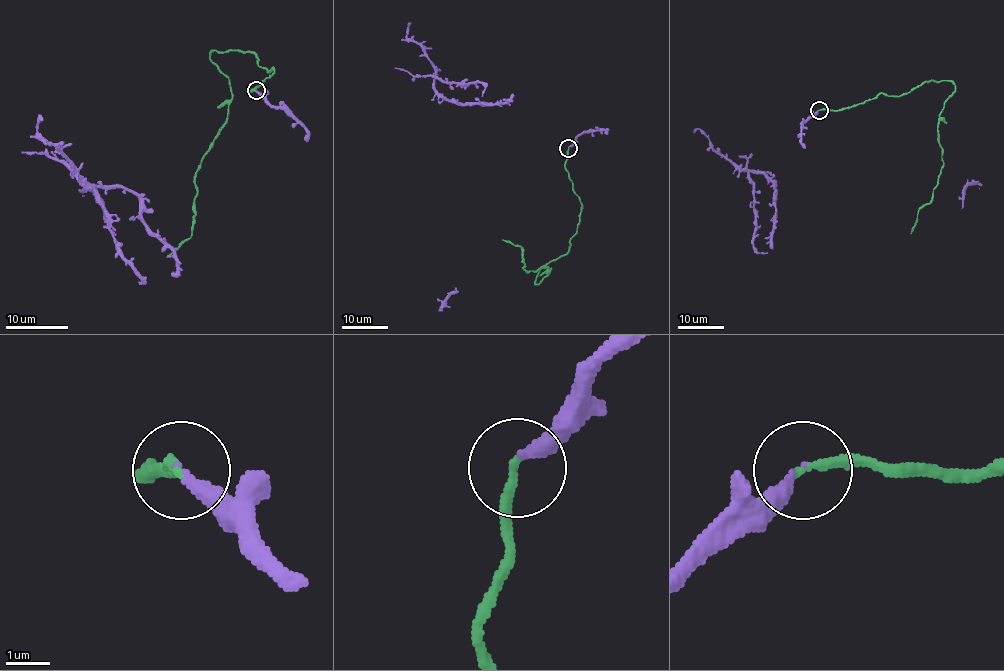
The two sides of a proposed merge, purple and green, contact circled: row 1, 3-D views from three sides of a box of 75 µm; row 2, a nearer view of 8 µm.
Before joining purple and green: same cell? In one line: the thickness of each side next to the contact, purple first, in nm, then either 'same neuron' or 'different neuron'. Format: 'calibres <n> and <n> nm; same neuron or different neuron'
calibres 200 and 220 nm; different neuron

